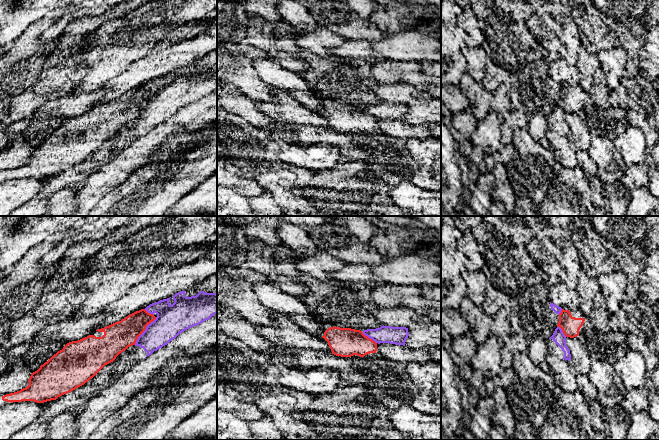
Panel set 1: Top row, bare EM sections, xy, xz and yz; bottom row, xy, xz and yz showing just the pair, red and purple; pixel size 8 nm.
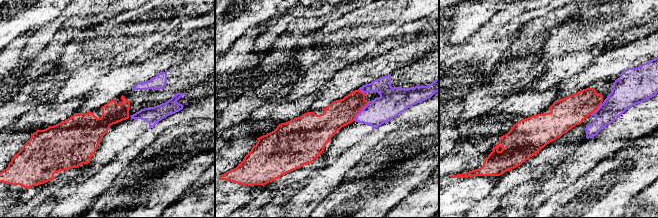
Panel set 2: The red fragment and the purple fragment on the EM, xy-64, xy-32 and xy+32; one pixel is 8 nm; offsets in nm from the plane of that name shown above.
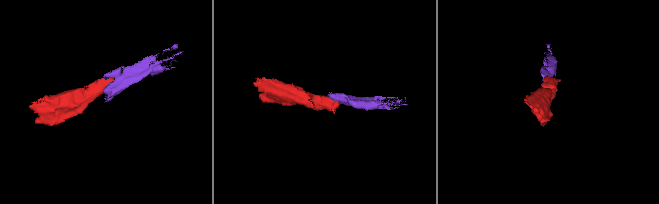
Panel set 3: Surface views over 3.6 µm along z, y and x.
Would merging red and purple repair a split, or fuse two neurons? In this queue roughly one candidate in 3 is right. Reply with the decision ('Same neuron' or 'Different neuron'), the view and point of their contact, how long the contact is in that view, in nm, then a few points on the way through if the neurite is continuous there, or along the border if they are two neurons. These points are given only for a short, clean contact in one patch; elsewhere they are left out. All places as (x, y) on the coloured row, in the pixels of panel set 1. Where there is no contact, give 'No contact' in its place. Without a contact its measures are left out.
Different neuron. Touches red at xy (144, 330). Shared border 280 nm. Boundary: xy (156, 317), (147, 325), (134, 344)

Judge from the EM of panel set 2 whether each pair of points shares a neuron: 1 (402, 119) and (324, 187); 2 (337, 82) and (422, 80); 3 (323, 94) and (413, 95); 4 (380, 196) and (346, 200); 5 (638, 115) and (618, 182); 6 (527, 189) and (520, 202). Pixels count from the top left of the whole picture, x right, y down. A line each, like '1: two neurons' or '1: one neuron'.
1: one neuron
2: two neurons
3: two neurons
4: one neuron
5: two neurons
6: one neuron

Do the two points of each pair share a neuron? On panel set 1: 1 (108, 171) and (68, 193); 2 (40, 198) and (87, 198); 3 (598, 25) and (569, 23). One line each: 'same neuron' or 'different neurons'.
1: different neurons
2: different neurons
3: different neurons

